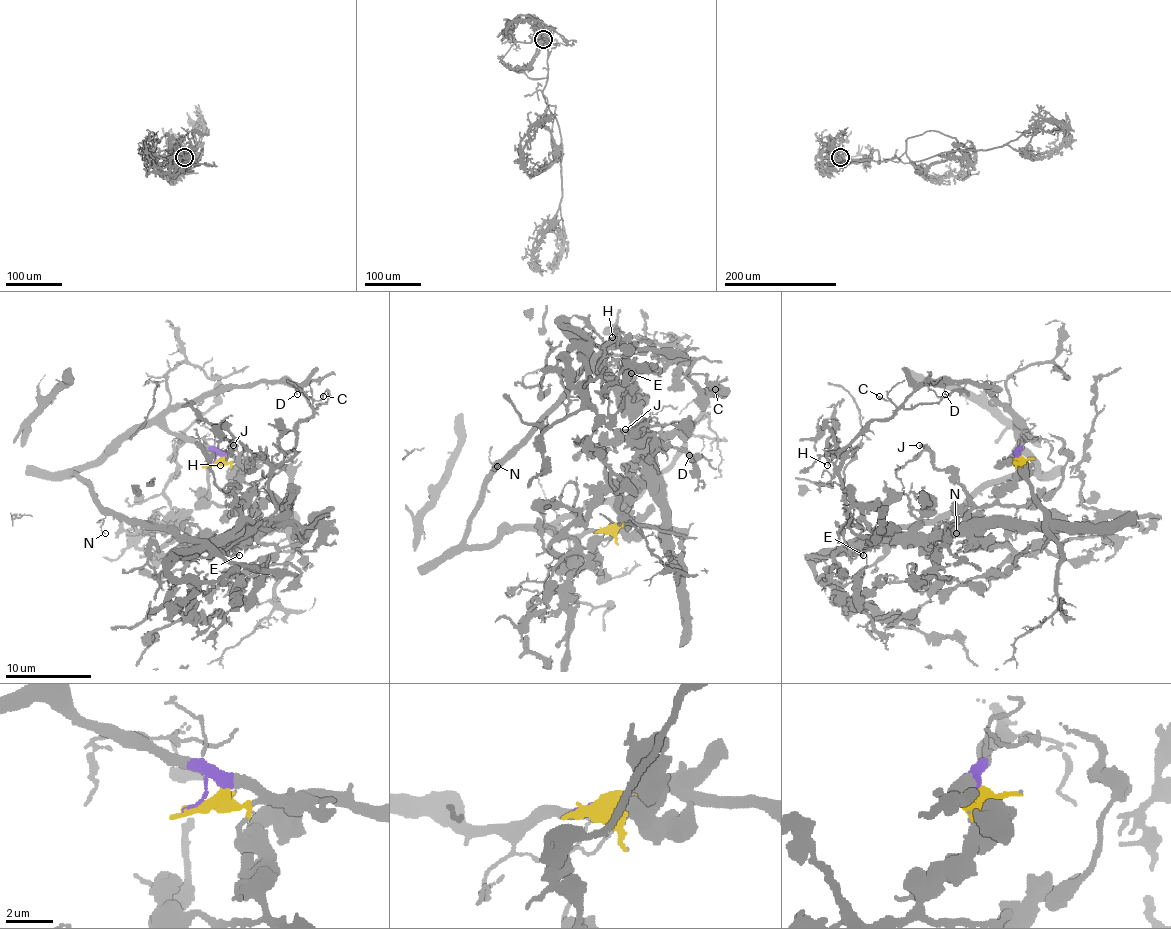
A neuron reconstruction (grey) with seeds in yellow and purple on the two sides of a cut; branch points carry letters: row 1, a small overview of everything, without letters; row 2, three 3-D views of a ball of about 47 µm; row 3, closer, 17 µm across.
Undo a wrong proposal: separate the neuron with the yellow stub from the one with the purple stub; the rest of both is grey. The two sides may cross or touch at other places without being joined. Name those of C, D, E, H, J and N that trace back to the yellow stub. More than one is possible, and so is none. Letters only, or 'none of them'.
E, H, J

